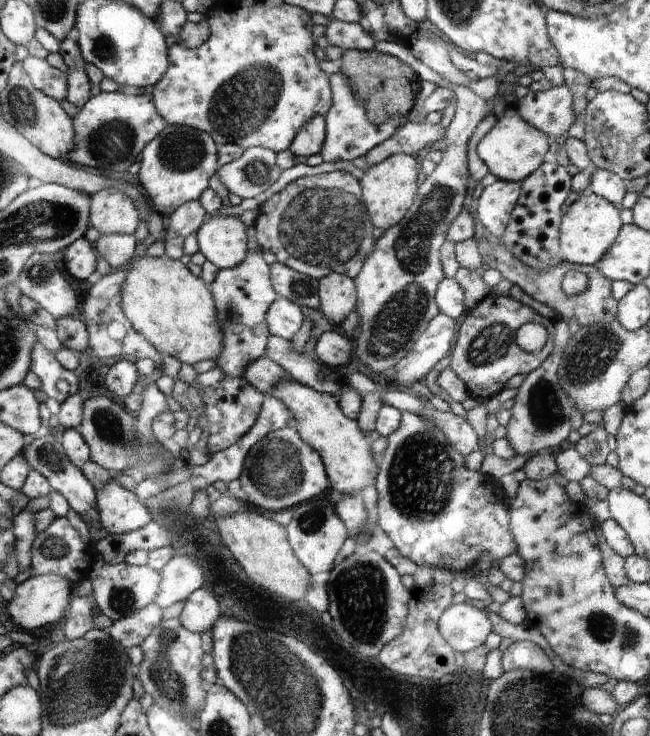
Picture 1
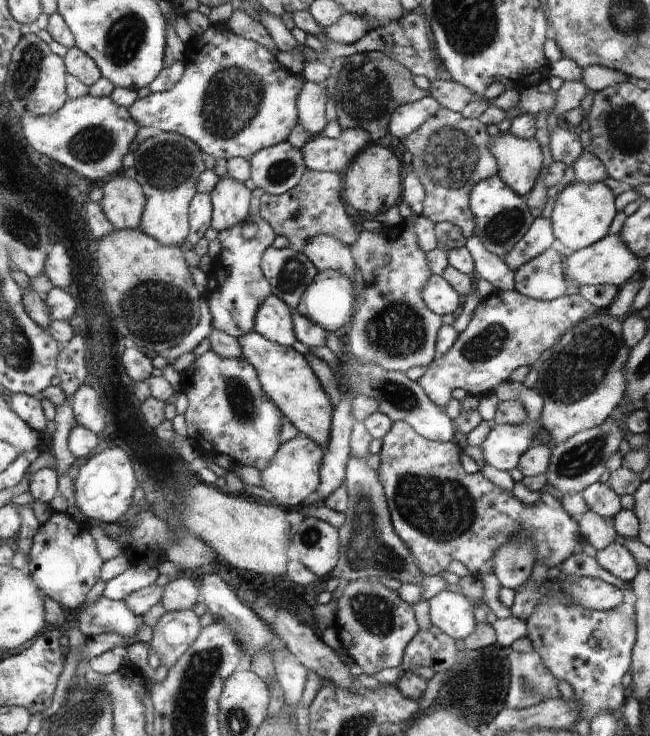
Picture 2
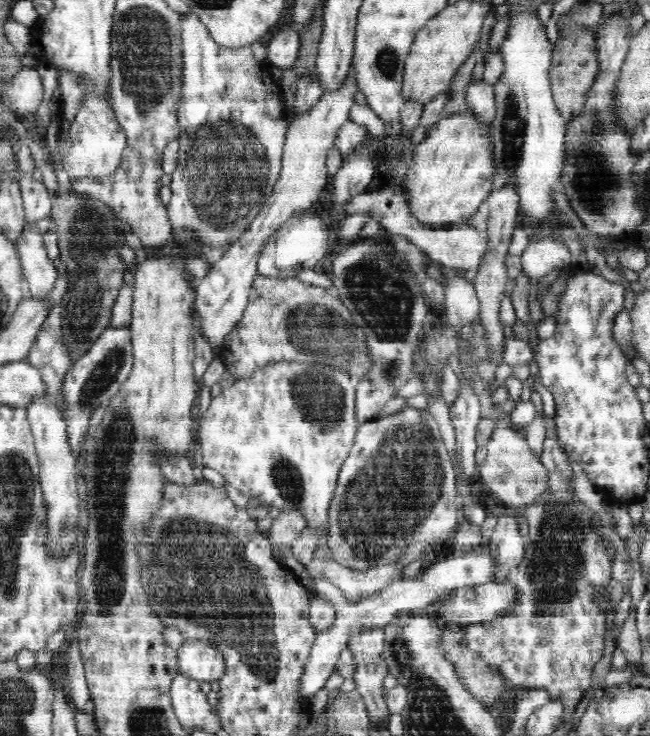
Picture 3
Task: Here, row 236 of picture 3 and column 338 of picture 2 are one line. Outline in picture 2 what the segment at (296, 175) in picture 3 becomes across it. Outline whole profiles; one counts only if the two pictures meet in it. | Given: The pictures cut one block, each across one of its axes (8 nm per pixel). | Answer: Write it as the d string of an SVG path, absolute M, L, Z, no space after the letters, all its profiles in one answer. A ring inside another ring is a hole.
M318 235L308 242L303 253L320 271L340 271L349 279L354 274L354 262L350 246L330 235Z

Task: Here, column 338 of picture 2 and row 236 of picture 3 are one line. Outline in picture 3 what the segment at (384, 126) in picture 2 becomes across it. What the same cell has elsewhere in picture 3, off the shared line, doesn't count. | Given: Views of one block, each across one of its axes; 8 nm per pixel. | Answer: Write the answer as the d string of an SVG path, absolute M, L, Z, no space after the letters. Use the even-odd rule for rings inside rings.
M74 189L54 196L51 218L57 234L60 260L70 273L69 290L62 304L62 342L73 362L82 358L92 344L110 326L113 307L123 288L127 265L117 254L116 247L126 242L118 227L117 214L106 203L80 197Z

